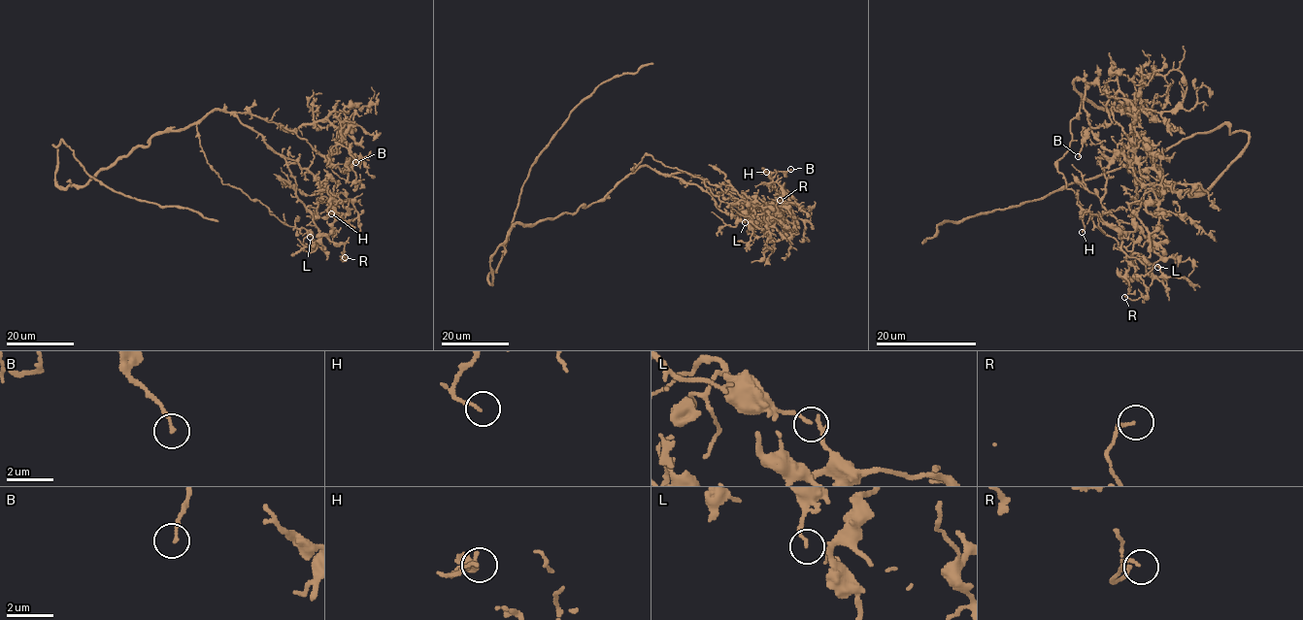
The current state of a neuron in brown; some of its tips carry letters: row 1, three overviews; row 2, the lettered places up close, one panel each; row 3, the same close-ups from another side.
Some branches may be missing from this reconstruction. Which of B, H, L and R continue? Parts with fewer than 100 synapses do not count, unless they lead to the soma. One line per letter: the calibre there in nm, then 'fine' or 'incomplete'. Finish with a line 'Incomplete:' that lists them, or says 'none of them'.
B: calibre 130 nm; fine
H: calibre 130 nm; fine
L: calibre 80 nm; fine
R: calibre 130 nm; fine
Incomplete: none of them

